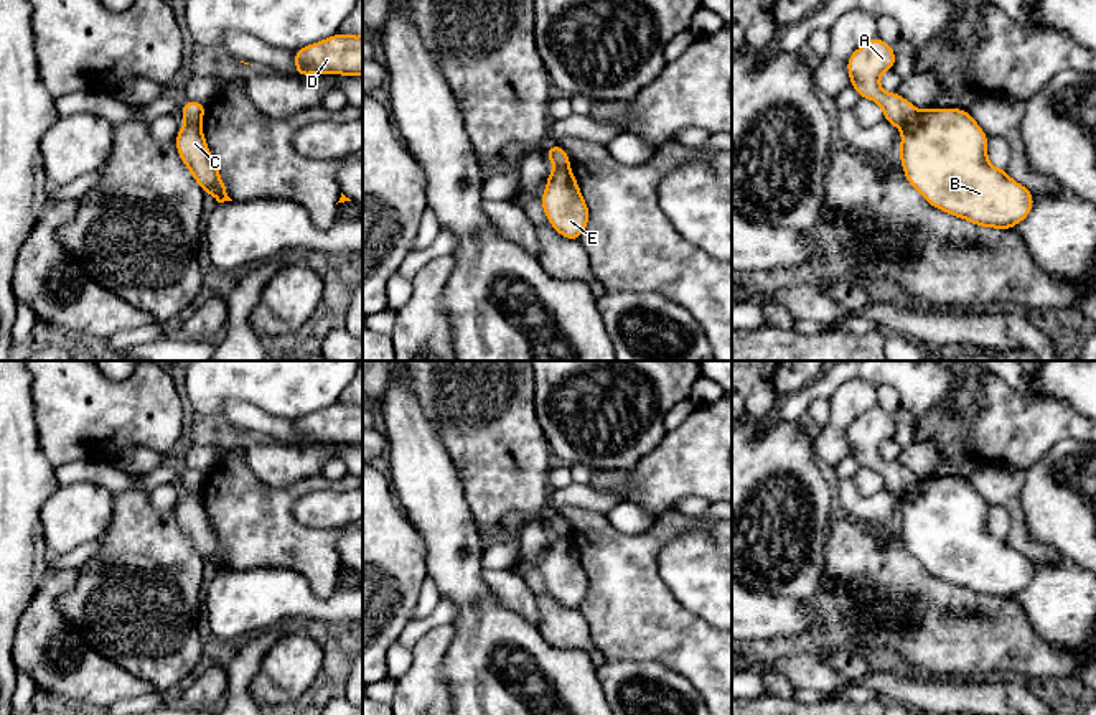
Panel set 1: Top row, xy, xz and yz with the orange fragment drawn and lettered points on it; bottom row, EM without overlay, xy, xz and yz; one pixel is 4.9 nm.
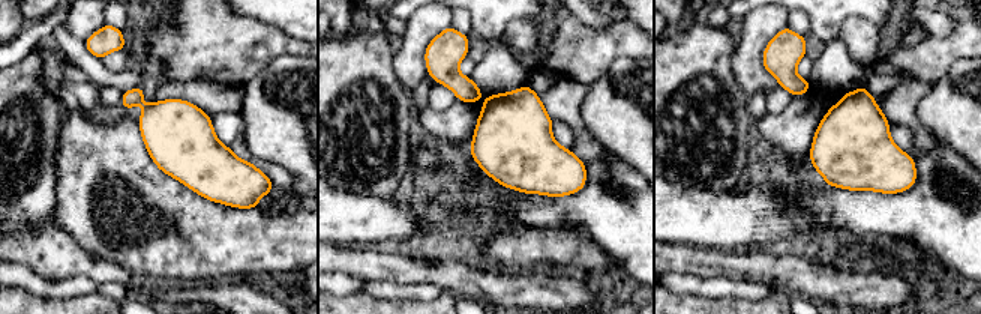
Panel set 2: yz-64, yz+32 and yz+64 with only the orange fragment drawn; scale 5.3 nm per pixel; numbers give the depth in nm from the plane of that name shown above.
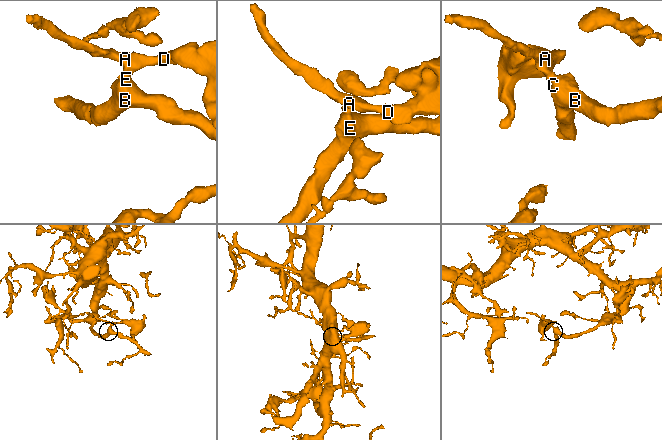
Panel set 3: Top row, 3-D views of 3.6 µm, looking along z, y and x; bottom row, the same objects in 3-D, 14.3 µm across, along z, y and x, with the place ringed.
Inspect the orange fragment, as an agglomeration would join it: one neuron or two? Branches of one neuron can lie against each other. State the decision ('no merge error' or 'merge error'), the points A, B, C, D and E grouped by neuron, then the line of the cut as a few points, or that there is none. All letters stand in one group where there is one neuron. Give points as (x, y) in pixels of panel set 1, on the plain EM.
merge error | A D / B C E | yz (918, 481), (902, 498)

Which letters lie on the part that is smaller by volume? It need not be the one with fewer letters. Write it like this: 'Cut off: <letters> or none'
Cut off: A, D

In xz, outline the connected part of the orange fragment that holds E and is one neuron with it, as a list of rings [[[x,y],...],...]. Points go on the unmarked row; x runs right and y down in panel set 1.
[[[554,537],[541,573],[549,593],[565,608],[578,610],[587,598],[590,582],[570,537]]]

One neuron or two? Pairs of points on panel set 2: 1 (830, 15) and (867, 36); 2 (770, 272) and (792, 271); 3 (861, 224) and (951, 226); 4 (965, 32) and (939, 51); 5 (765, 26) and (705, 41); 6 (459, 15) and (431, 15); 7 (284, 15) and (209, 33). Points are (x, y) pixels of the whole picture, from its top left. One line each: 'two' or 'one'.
1: two
2: one
3: one
4: one
5: two
6: two
7: two

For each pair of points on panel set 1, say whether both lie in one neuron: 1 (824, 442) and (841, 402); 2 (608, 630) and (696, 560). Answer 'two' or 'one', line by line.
1: one
2: two

